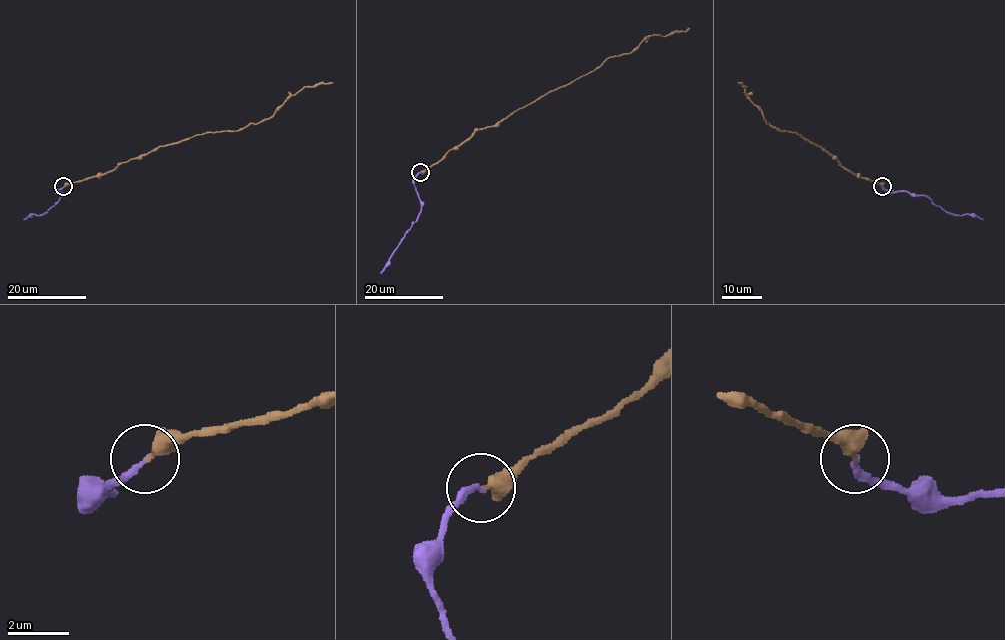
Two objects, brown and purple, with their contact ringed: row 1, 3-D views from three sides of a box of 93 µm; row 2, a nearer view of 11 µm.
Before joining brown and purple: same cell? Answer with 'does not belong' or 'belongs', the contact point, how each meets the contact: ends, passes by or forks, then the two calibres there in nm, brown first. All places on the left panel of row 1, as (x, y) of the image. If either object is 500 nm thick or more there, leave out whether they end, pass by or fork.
belongs; at (63, 186); brown ends there; purple ends there; 400 nm thick on the brown side, 240 nm on the other

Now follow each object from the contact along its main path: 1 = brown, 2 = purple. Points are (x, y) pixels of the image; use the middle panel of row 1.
1: (420, 172), (476, 130), (497, 125), (594, 71), (609, 57), (630, 53), (650, 35), (689, 28)
2: (420, 172), (414, 182), (421, 204), (420, 214), (381, 273)

